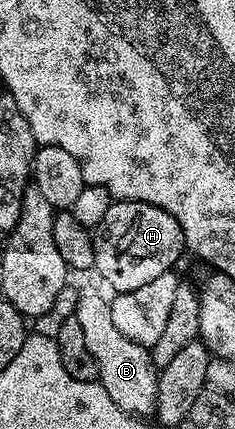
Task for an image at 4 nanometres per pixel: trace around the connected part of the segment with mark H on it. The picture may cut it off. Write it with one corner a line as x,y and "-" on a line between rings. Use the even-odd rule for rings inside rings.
115,200
93,234
94,269
111,285
114,293
131,293
152,283
152,279
160,279
160,275
171,272
182,253
187,252
180,223
176,223
168,211
143,201

